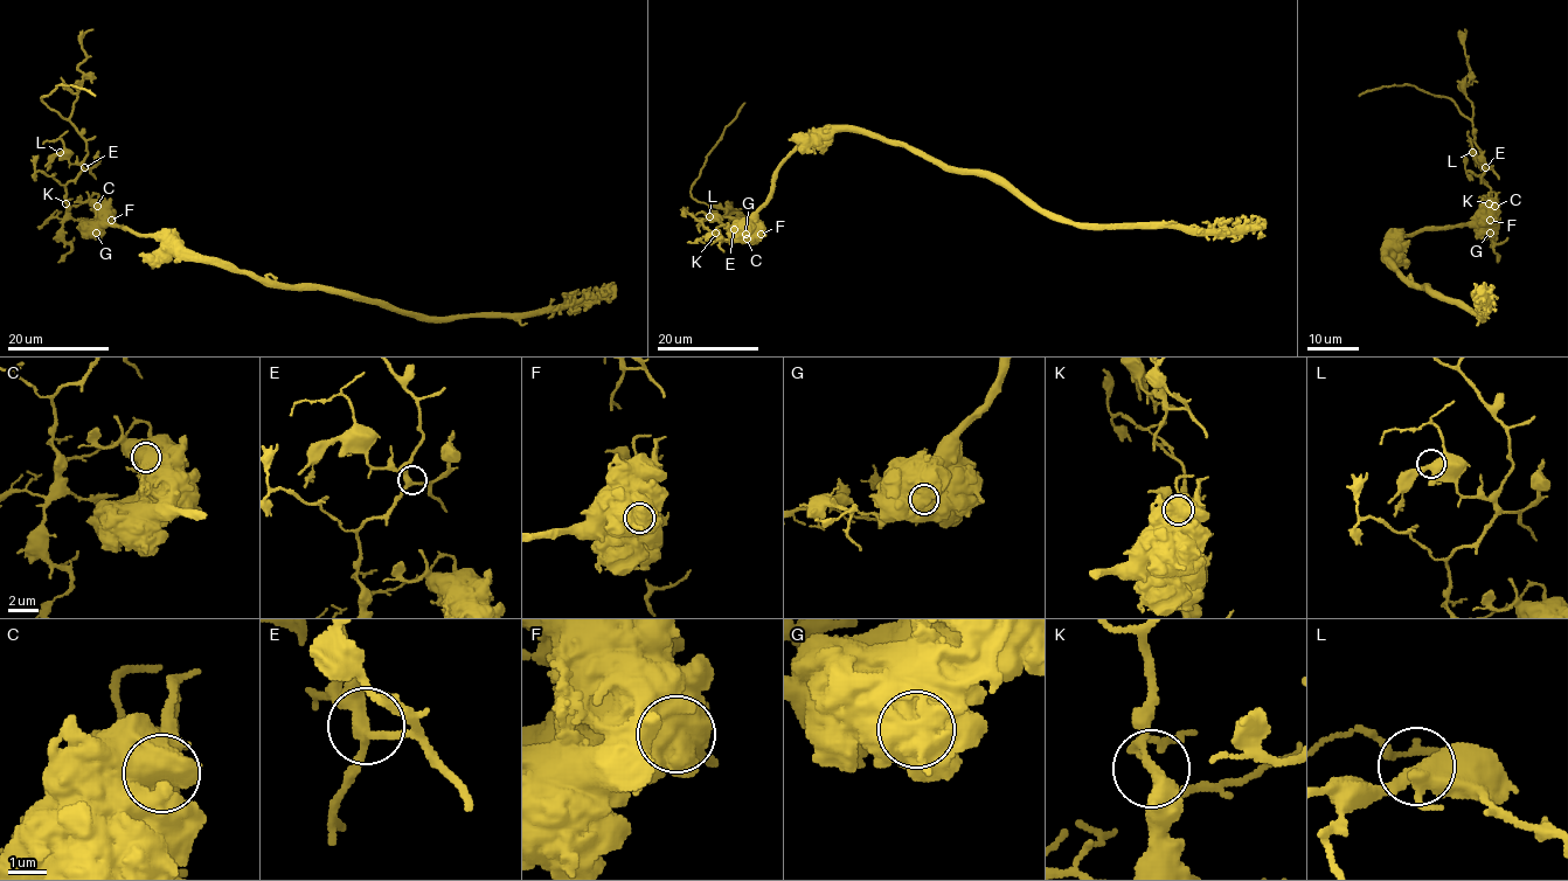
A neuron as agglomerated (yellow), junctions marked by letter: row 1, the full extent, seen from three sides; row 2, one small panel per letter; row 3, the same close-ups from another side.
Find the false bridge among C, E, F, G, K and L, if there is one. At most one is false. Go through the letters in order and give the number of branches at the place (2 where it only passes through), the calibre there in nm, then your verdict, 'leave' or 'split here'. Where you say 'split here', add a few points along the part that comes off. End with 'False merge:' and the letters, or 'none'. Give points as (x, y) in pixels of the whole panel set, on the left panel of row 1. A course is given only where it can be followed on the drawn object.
C: 2 branches meet; 950 nm thick; split here; foreign part runs (97, 206), (96, 193), (66, 205), (64, 186), (82, 171), (87, 144), (41, 97), (59, 84), (96, 95)
E: 4 branches meet; 280 nm thick; leave
F: 2 branches meet; 900 nm thick; leave
G: 1 branches meet; 1150 nm thick; leave
K: 3 branches meet; 360 nm thick; leave
L: 3 branches meet; 420 nm thick; leave
False merge: C

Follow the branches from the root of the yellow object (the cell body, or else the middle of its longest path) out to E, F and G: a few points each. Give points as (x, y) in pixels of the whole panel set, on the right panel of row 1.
E: (1388, 248), (1399, 236), (1466, 224), (1496, 201), (1496, 206), (1490, 205), (1490, 188), (1482, 180), (1485, 167)
F: (1388, 248), (1396, 237), (1421, 230), (1490, 220)
G: (1388, 248), (1399, 236), (1428, 229), (1478, 224), (1490, 233)

